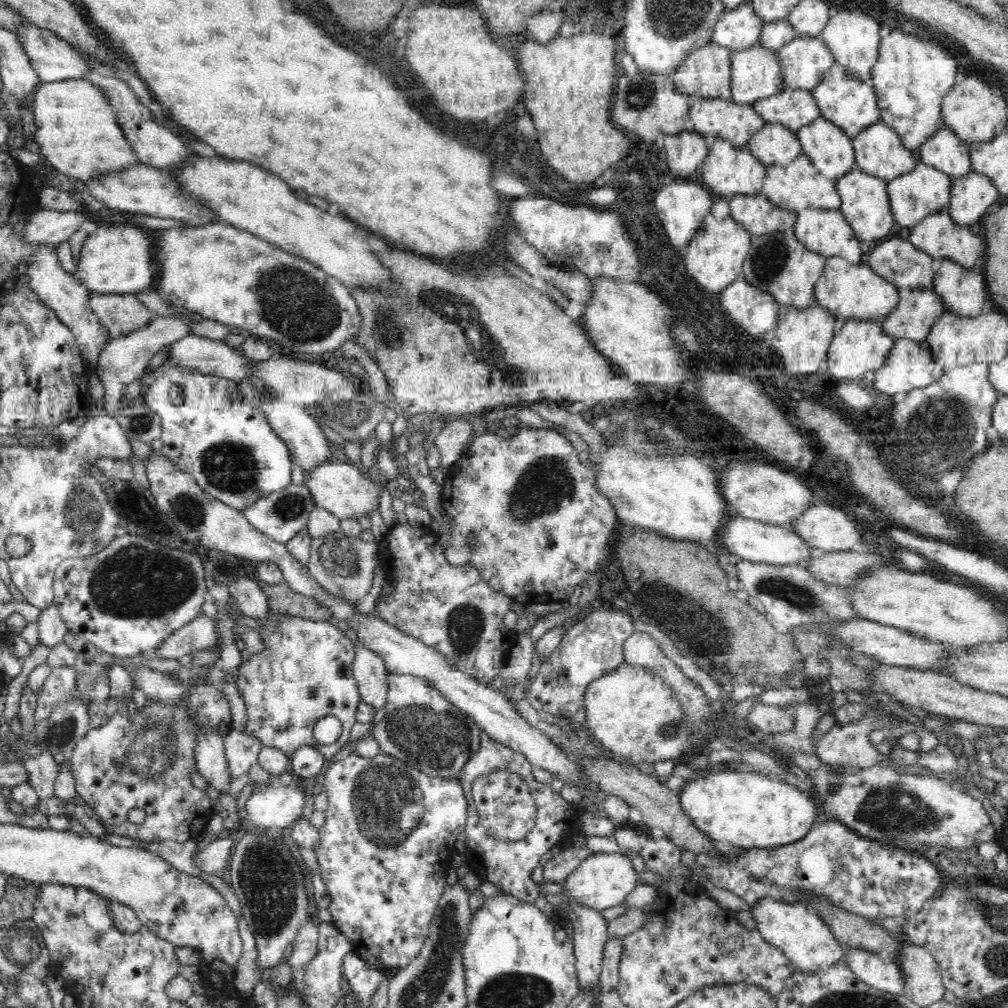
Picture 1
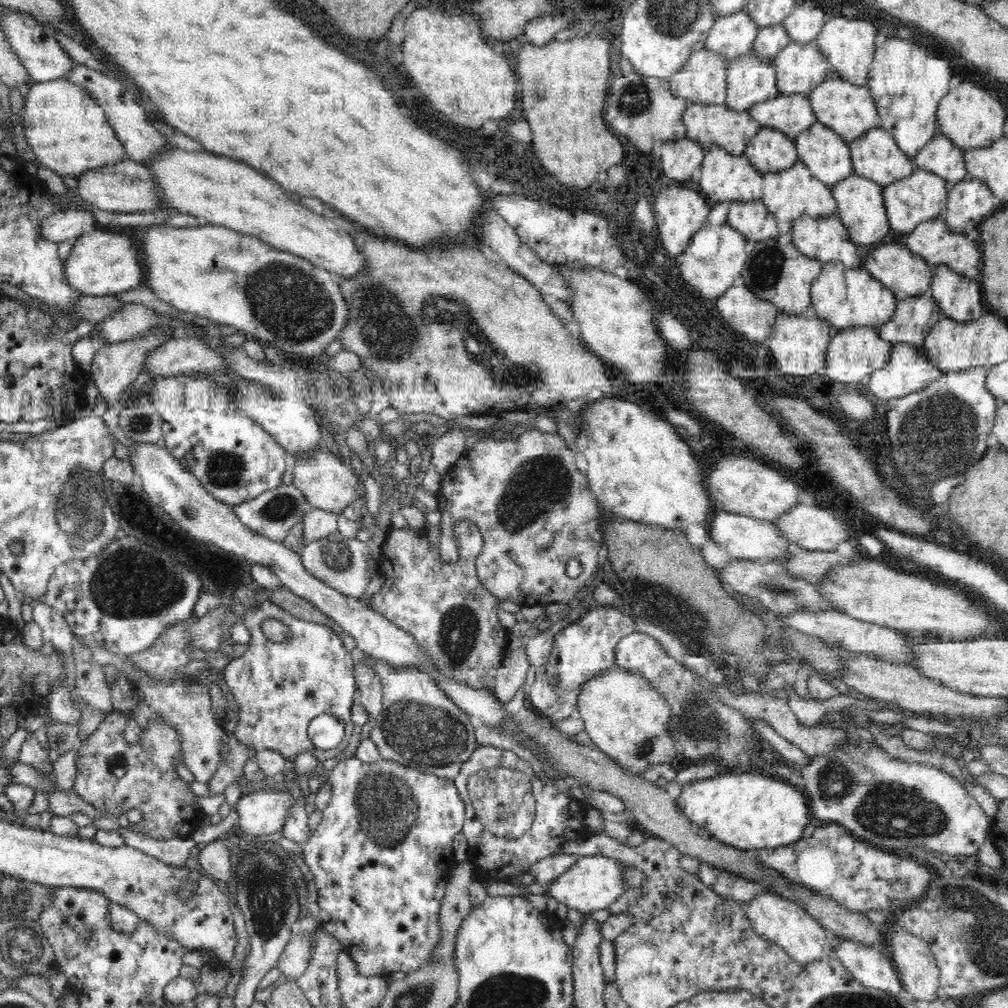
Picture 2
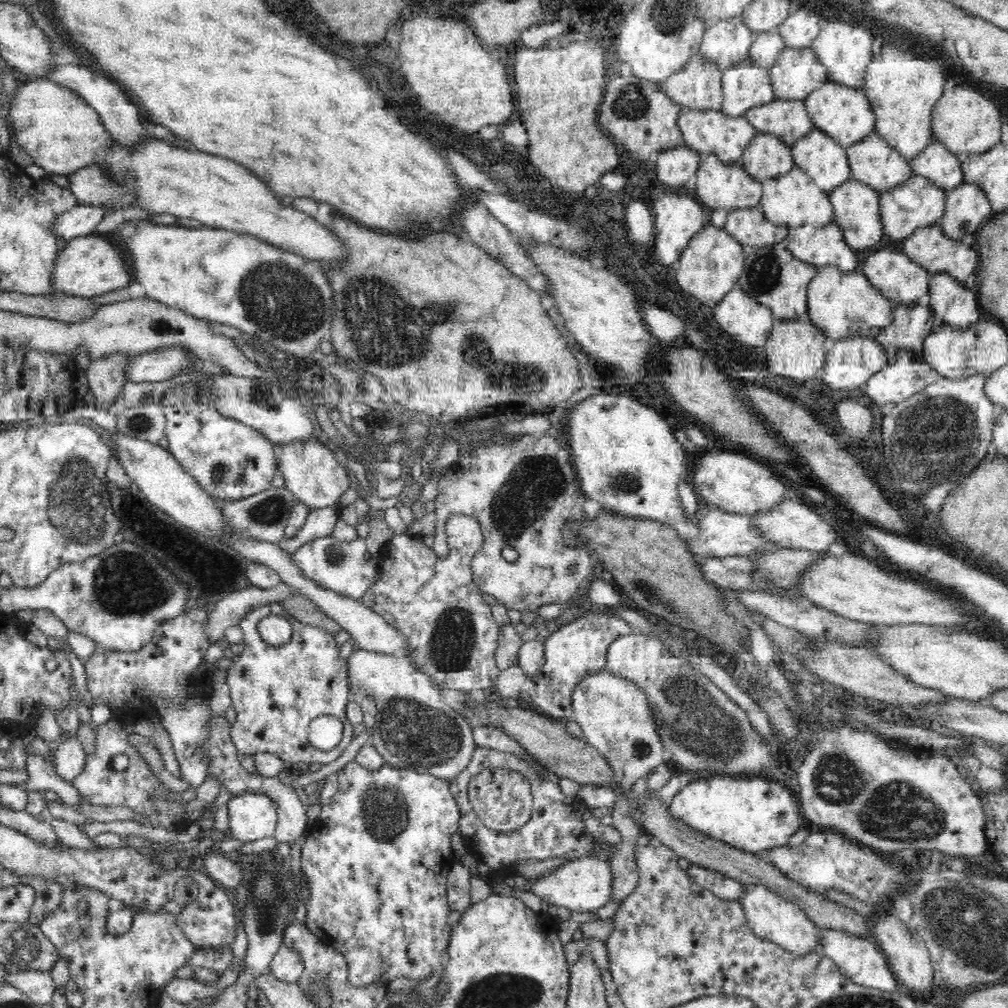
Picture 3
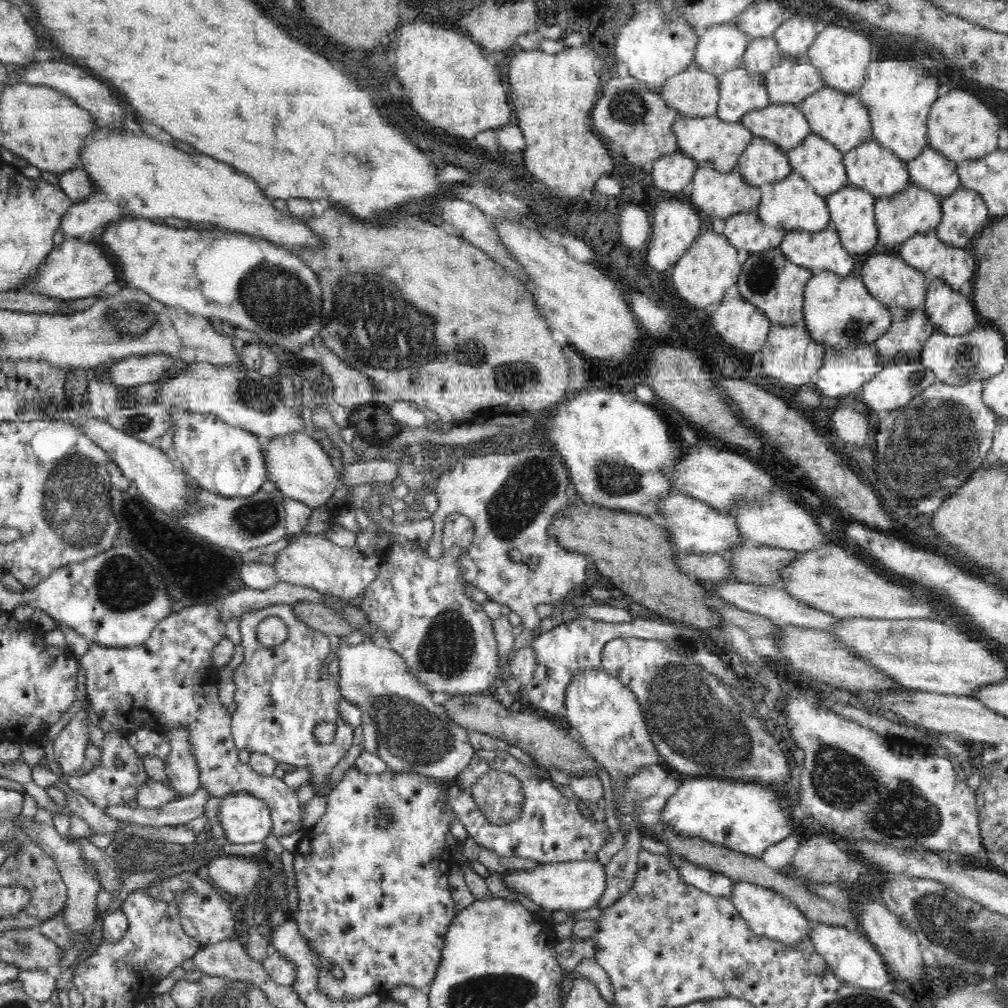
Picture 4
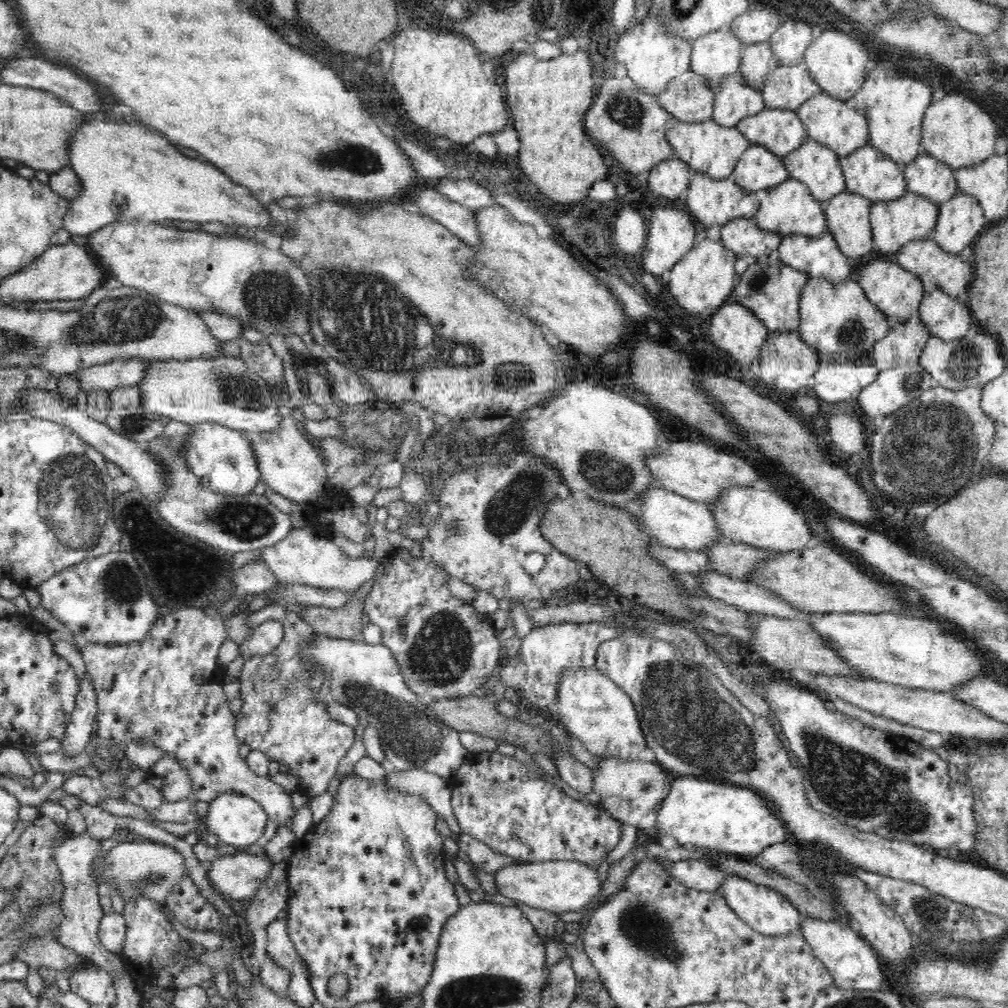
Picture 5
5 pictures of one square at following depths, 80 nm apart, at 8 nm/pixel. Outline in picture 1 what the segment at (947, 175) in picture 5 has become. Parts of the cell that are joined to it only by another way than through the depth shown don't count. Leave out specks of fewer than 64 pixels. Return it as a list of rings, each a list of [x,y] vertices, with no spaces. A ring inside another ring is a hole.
[[[941,125],[928,140],[918,148],[919,162],[946,172],[952,178],[964,176],[972,171],[971,145],[949,126]]]

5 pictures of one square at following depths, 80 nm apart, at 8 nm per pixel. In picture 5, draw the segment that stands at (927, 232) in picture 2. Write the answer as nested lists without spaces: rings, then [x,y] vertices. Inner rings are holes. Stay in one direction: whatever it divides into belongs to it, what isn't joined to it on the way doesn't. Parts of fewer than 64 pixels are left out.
[[[932,235],[922,240],[913,240],[904,244],[898,254],[898,263],[905,269],[910,269],[912,273],[920,275],[924,283],[924,292],[933,289],[936,285],[950,293],[953,297],[958,296],[958,292],[966,289],[974,276],[974,266],[970,260],[962,260],[960,253],[945,252],[933,239]]]

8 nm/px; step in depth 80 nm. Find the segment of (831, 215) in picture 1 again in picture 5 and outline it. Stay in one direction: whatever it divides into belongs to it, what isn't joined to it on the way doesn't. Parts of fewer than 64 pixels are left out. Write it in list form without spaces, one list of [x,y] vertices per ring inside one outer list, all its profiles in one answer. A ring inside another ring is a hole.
[[[829,230],[819,237],[804,233],[784,235],[778,251],[780,261],[806,271],[809,278],[828,277],[832,281],[843,281],[852,272],[848,257],[840,251],[836,237]]]

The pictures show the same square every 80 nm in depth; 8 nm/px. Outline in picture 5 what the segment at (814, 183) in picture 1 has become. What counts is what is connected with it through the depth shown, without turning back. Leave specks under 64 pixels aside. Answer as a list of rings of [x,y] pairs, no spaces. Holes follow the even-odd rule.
[[[789,177],[782,184],[760,189],[757,193],[759,207],[754,217],[761,229],[780,232],[782,236],[804,233],[811,237],[819,237],[828,231],[825,203],[812,196],[810,187],[806,183]]]

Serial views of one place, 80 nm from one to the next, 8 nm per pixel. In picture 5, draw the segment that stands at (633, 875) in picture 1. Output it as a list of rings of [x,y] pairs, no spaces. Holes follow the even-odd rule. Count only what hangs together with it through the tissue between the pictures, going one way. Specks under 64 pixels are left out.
[[[545,861],[504,866],[494,873],[498,894],[556,915],[586,908],[602,890],[596,867],[576,861]]]

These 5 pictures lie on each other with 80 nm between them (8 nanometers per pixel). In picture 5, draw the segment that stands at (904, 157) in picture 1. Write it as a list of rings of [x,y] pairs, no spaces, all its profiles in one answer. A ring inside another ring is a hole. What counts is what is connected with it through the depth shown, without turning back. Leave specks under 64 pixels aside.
[[[868,143],[862,148],[857,148],[854,152],[848,153],[848,156],[841,158],[840,161],[846,181],[845,190],[868,197],[872,204],[896,200],[898,197],[904,196],[907,191],[908,183],[904,177],[903,166],[872,144]]]

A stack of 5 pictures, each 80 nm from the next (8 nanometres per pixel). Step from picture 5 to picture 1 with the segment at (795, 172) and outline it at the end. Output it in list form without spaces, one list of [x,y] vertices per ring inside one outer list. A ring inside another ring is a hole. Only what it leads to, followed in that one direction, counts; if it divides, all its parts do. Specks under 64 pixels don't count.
[[[826,117],[800,128],[800,144],[821,174],[837,181],[856,166],[853,138]]]

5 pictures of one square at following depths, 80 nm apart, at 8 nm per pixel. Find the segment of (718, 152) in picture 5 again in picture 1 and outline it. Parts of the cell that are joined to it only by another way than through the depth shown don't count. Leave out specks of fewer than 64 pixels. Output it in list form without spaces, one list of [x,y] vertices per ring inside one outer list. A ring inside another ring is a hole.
[[[693,96],[691,118],[694,132],[710,138],[726,137],[734,145],[746,145],[766,124],[754,105],[737,104],[731,98]]]

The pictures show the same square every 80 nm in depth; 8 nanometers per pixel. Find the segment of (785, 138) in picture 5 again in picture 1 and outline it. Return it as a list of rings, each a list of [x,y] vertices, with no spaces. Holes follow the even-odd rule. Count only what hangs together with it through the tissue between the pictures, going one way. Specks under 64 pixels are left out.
[[[784,87],[781,92],[754,102],[754,108],[768,124],[784,124],[793,132],[821,117],[815,94],[810,89]]]

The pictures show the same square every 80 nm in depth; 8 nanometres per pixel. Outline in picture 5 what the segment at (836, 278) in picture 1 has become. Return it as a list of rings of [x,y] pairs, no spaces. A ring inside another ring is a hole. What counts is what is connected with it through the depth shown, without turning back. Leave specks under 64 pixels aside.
[[[812,277],[804,286],[798,329],[802,339],[818,349],[821,364],[847,364],[866,352],[872,352],[873,344],[889,333],[891,325],[888,315],[868,299],[859,281]]]

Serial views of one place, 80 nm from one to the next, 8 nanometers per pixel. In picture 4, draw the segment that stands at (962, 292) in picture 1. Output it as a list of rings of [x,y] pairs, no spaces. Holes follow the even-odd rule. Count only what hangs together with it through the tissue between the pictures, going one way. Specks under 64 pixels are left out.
[[[935,278],[927,287],[924,309],[937,330],[958,336],[978,324],[978,313],[970,296],[960,294],[942,278]]]

